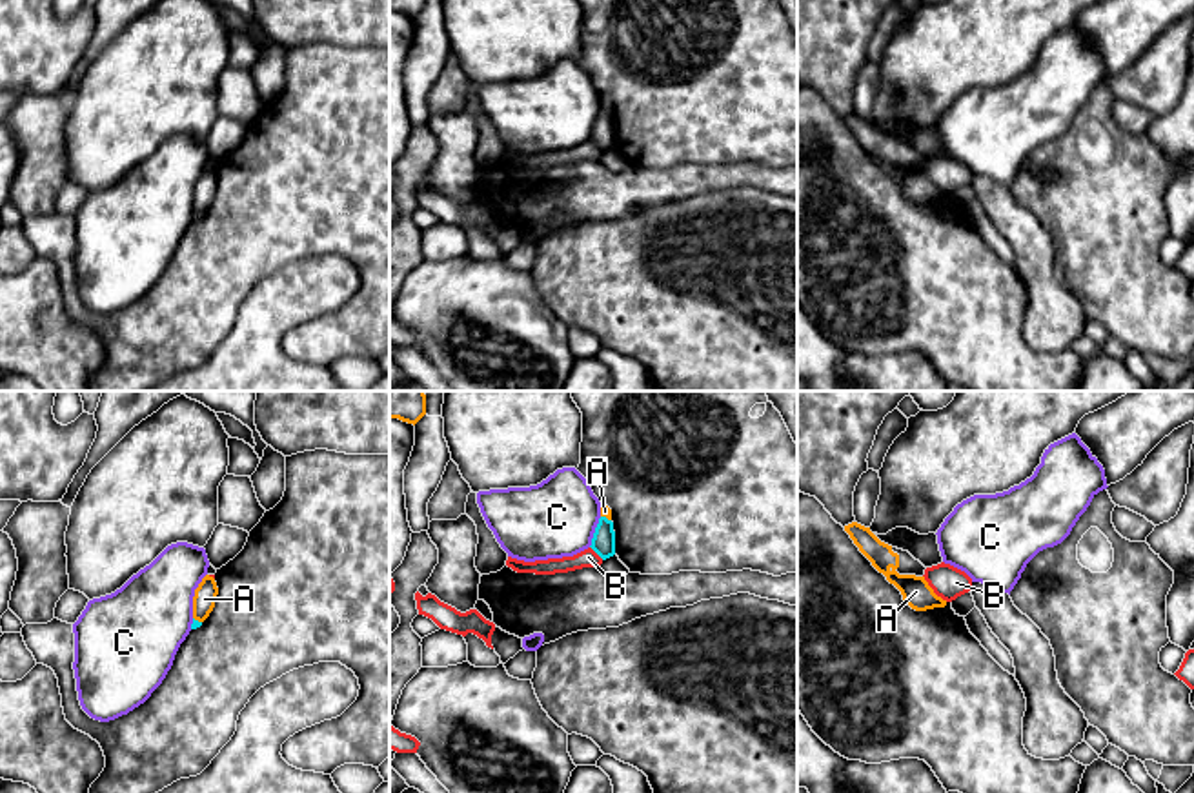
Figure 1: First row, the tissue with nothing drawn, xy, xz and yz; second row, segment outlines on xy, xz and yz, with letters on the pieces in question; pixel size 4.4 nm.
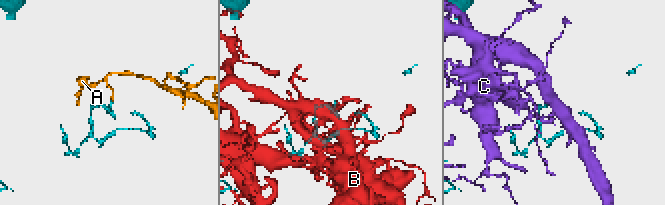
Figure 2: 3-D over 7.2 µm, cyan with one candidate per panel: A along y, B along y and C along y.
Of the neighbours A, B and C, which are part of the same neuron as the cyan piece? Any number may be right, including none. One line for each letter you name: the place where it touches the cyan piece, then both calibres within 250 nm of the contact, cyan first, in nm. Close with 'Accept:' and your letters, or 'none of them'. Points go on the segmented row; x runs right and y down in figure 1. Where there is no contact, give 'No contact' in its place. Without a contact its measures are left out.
Accept: none of them

